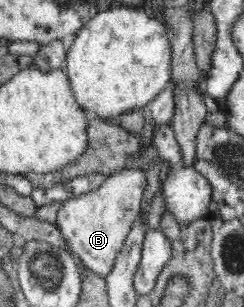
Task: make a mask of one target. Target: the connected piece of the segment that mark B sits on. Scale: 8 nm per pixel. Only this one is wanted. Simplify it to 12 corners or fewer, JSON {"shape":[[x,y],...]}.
{"shape":[[145,172],[109,175],[55,222],[104,279],[140,212]]}

